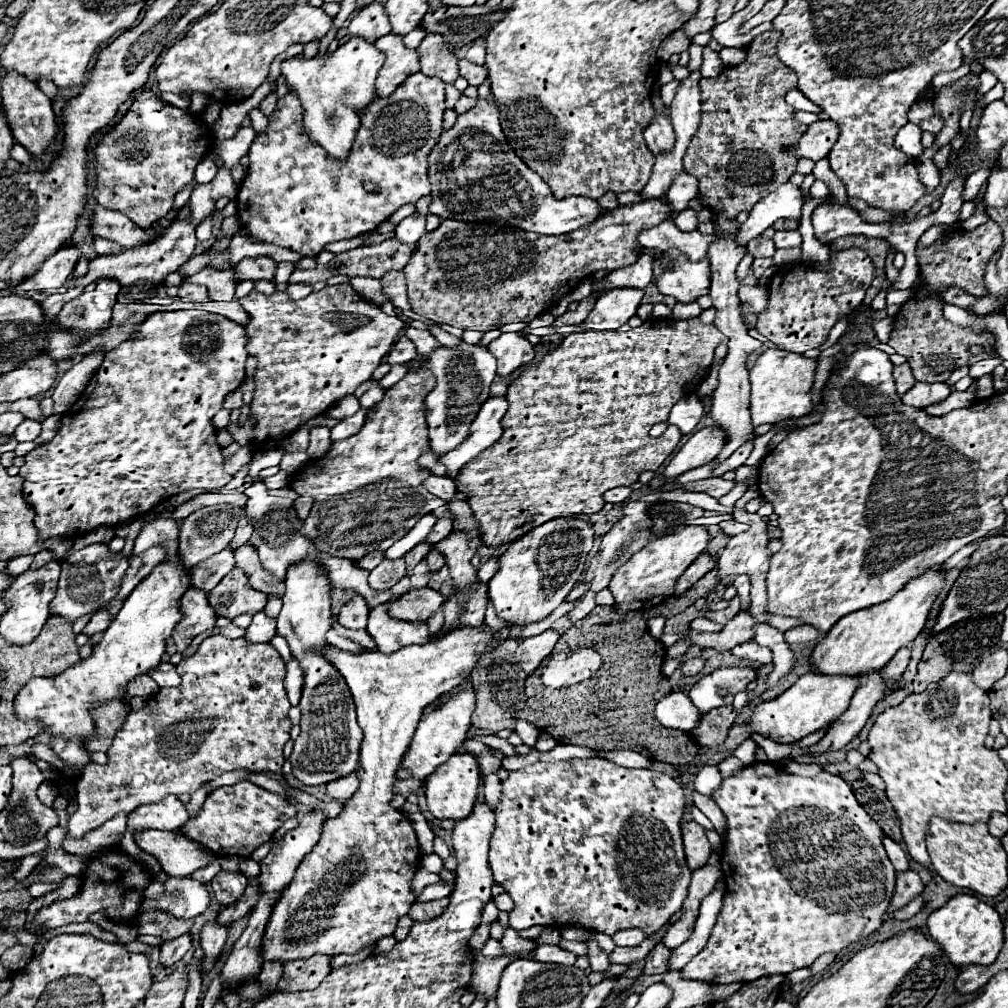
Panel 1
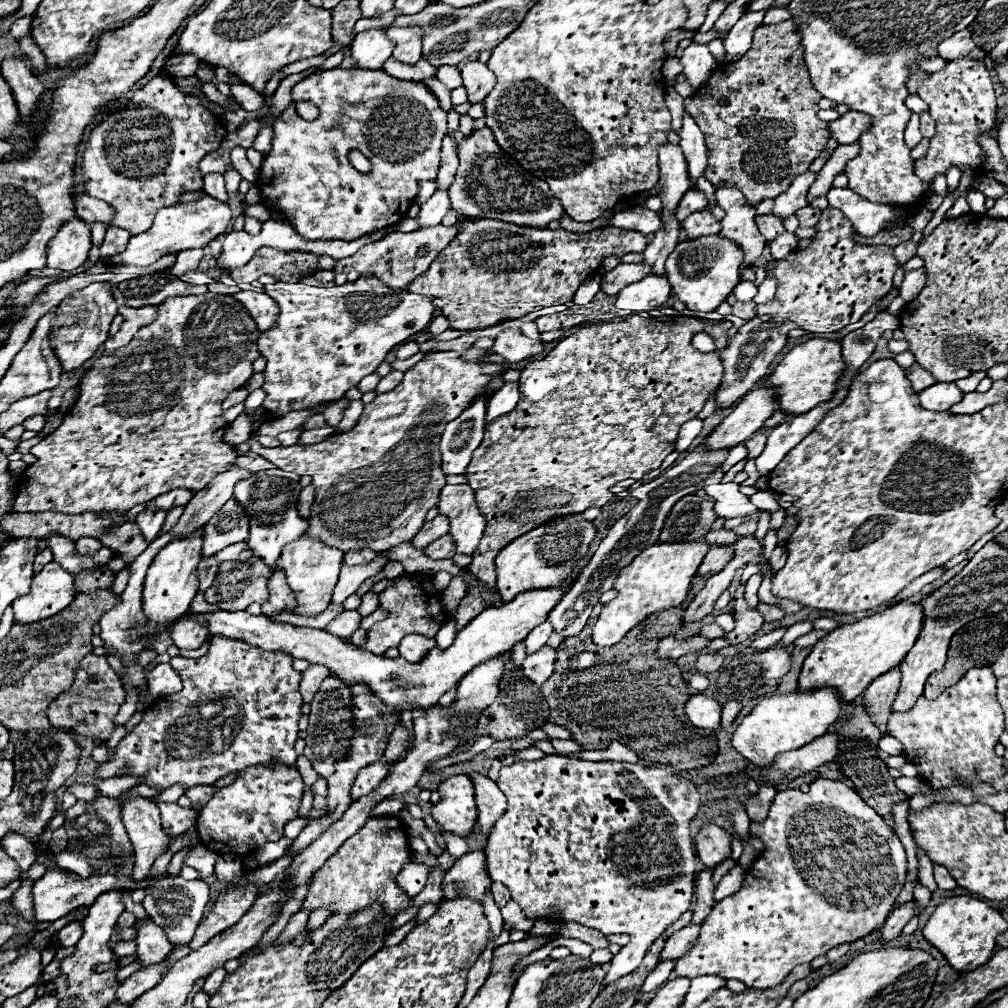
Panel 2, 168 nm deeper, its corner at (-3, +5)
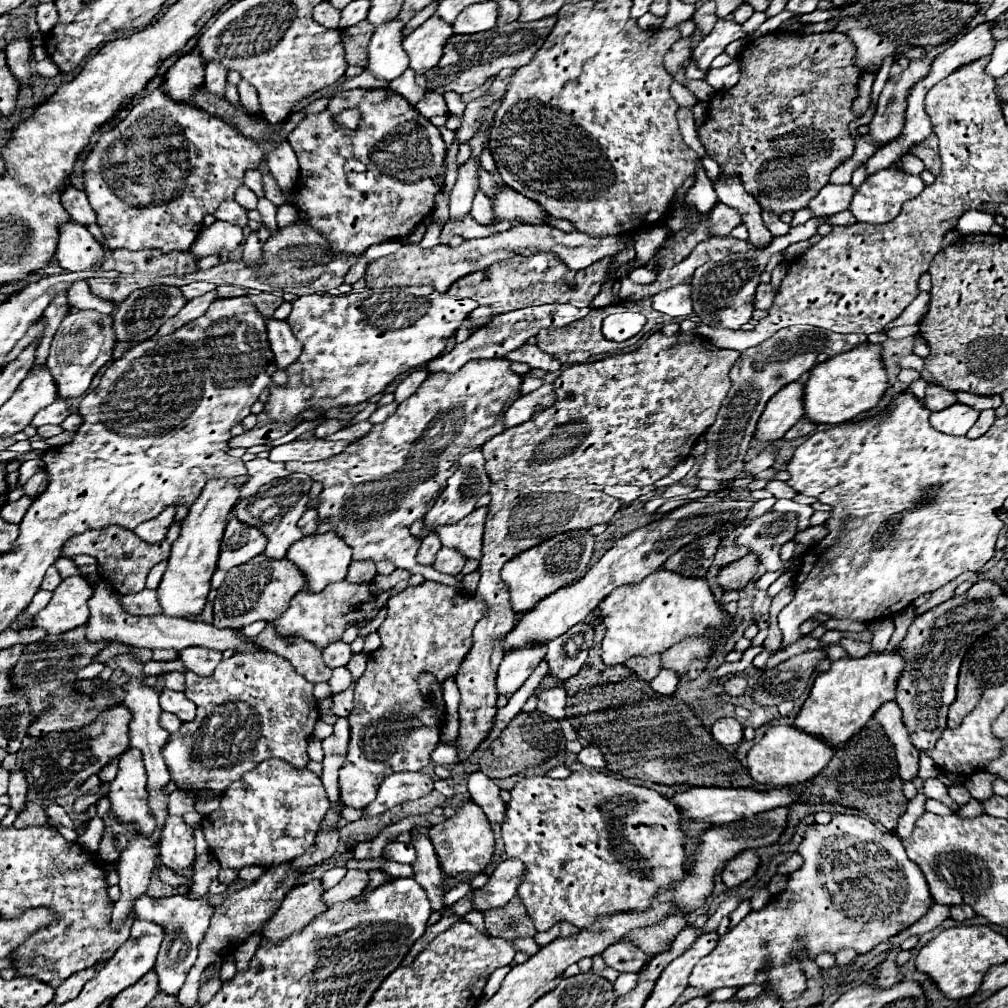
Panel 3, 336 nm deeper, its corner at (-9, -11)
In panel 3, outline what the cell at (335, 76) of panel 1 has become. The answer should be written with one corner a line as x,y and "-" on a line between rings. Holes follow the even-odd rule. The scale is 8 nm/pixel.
395,18
391,24
383,24
383,28
375,28
375,34
369,42
369,60
367,72
381,80
393,80
401,76
409,66
409,56
401,46
403,40
403,24

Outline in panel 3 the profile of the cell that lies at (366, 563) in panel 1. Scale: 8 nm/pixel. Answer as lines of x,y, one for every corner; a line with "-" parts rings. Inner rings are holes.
353,562
349,566
349,574
345,580
349,582
371,582
375,578
375,564
373,562

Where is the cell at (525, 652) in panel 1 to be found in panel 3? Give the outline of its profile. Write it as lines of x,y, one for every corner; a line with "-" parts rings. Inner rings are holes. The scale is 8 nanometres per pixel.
561,686
541,688
537,696
537,710
551,718
565,718
565,690

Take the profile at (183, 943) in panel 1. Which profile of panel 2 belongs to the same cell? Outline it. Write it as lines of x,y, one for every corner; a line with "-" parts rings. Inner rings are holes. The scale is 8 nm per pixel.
161,962
161,964
153,964
149,968
139,968
137,972
133,972
121,984
121,988
117,988
117,1002
133,1004
133,1000
137,1000
143,992
147,992
159,984
161,972
165,966
167,966
167,962

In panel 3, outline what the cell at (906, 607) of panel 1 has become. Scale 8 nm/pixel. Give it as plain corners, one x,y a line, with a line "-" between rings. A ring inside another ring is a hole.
869,652
861,658
841,658
831,662
827,672
817,674
809,698
801,706
795,726
807,734
827,740
831,746
839,746
861,730
877,708
895,698
897,680
905,670
903,654
893,652

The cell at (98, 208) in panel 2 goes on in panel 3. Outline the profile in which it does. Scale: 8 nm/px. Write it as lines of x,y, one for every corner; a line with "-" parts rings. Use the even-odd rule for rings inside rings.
73,186
65,188
65,192
61,196
61,204
63,204
63,208
69,212
69,216
77,224
89,226
89,224
95,224
97,222
97,216
93,212
93,208
89,206
87,196
85,196
83,190
75,190

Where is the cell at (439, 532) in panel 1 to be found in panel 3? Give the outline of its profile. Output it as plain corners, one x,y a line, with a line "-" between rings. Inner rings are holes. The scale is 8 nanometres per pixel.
429,534
429,536
425,536
423,538
423,544
421,544
421,548
419,548
419,552
417,552
417,562
419,564
433,564
433,560
435,560
435,556
437,556
437,552
439,552
439,548
441,548
443,544
441,544
441,540
439,540
439,536
437,534

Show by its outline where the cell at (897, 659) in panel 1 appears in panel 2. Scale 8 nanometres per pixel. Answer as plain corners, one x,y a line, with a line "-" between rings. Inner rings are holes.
893,668
891,672
873,680
873,684
869,684
869,688
863,692
865,710
871,716
873,724
877,724
881,734
889,734
887,720
893,712
893,700
897,696
899,680
901,680
901,672
899,668

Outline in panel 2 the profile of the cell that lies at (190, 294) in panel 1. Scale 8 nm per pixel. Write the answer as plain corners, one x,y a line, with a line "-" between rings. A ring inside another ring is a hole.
198,270
187,272
183,276
181,276
180,279
186,283
193,285
208,285
214,282
211,277

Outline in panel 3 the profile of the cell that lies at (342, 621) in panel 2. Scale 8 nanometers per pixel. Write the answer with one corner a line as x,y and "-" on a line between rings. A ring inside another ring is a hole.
335,640
327,648
323,648
323,662
329,668
345,666
349,660
351,660
351,644
347,644
343,640

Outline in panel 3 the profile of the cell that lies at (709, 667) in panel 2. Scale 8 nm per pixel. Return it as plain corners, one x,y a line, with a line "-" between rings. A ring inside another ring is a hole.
729,676
727,682
723,684
723,690
725,690
727,694
731,694
731,696
739,696
739,694
743,694
747,688
749,688
749,686
747,686
747,682
745,682
743,676

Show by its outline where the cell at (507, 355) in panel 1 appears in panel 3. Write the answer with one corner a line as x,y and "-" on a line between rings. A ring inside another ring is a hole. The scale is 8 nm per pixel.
523,344
515,352
509,352
505,358
511,360
511,362
523,362
529,368
541,368
545,372
555,372
555,370
561,368
561,364
555,358
541,352
535,344

